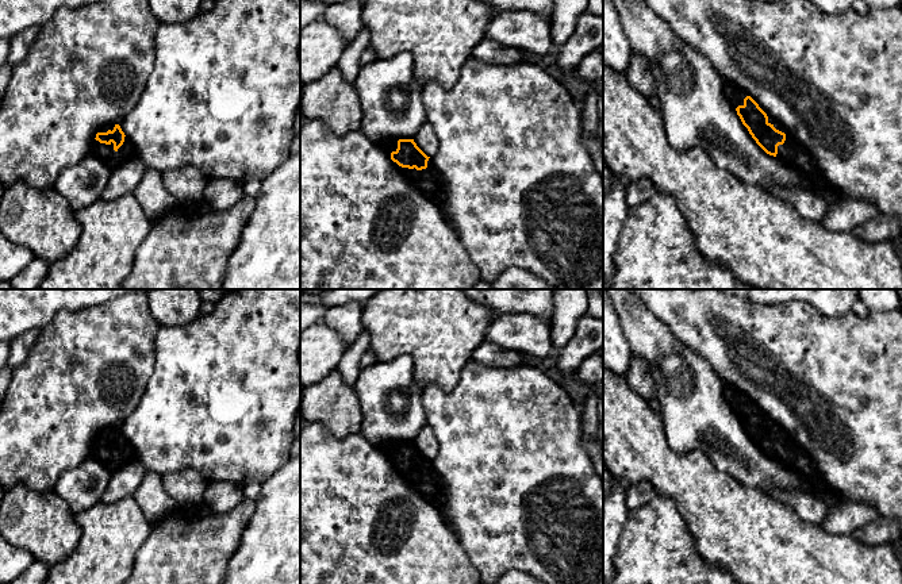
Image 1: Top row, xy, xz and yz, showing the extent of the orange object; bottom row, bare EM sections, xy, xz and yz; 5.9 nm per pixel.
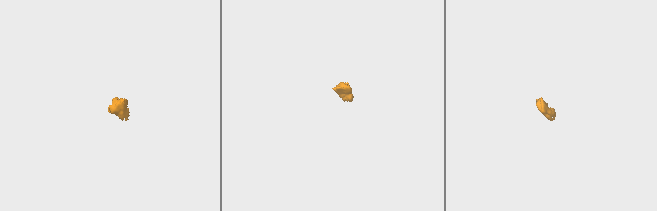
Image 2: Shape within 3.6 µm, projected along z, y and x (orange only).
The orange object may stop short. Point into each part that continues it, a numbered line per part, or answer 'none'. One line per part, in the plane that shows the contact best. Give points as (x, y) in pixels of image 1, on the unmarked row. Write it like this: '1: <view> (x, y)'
1: yz (736, 399)
2: yz (791, 456)

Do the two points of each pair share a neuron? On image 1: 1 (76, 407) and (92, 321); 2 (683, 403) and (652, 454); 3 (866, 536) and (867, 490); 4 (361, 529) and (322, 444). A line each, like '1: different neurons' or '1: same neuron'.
1: same neuron
2: different neurons
3: different neurons
4: same neuron

